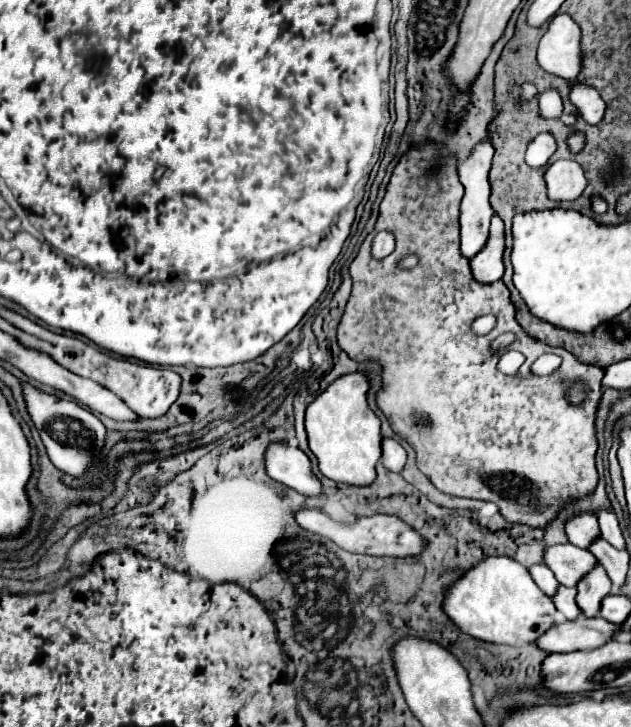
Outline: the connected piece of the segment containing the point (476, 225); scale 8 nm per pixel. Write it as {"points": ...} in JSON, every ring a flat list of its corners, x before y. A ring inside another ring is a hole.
{"points":[[486,136,470,150,470,154,464,160,458,162,460,182,466,188,466,194,464,194,464,200,460,206,460,212,462,212,462,216,460,216,460,244,462,244,462,256,466,256,468,260,474,258,486,246,486,242,490,238,490,218,492,218,494,210,488,202,488,198,492,194,488,174,490,174,490,166,492,166,492,156,494,156,494,150,490,144,490,136]]}

